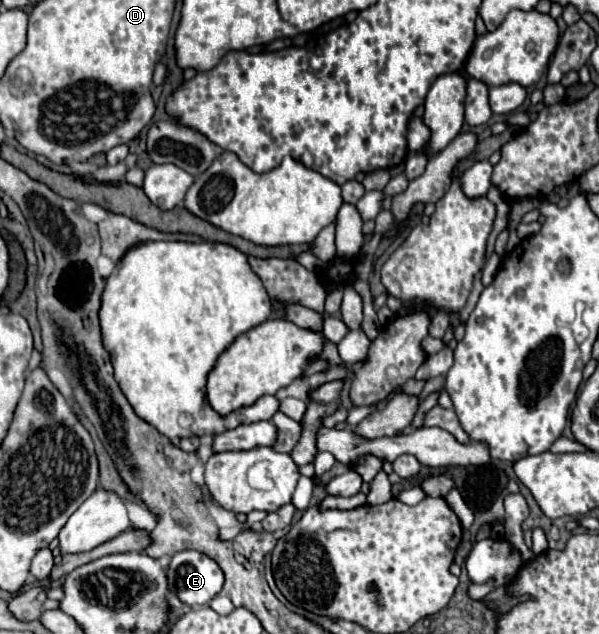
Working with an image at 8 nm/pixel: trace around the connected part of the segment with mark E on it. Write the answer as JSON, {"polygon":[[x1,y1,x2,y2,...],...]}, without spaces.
{"polygon":[[180,551,170,559,168,583,186,605,206,605,224,585,224,573,214,559,200,551]]}

